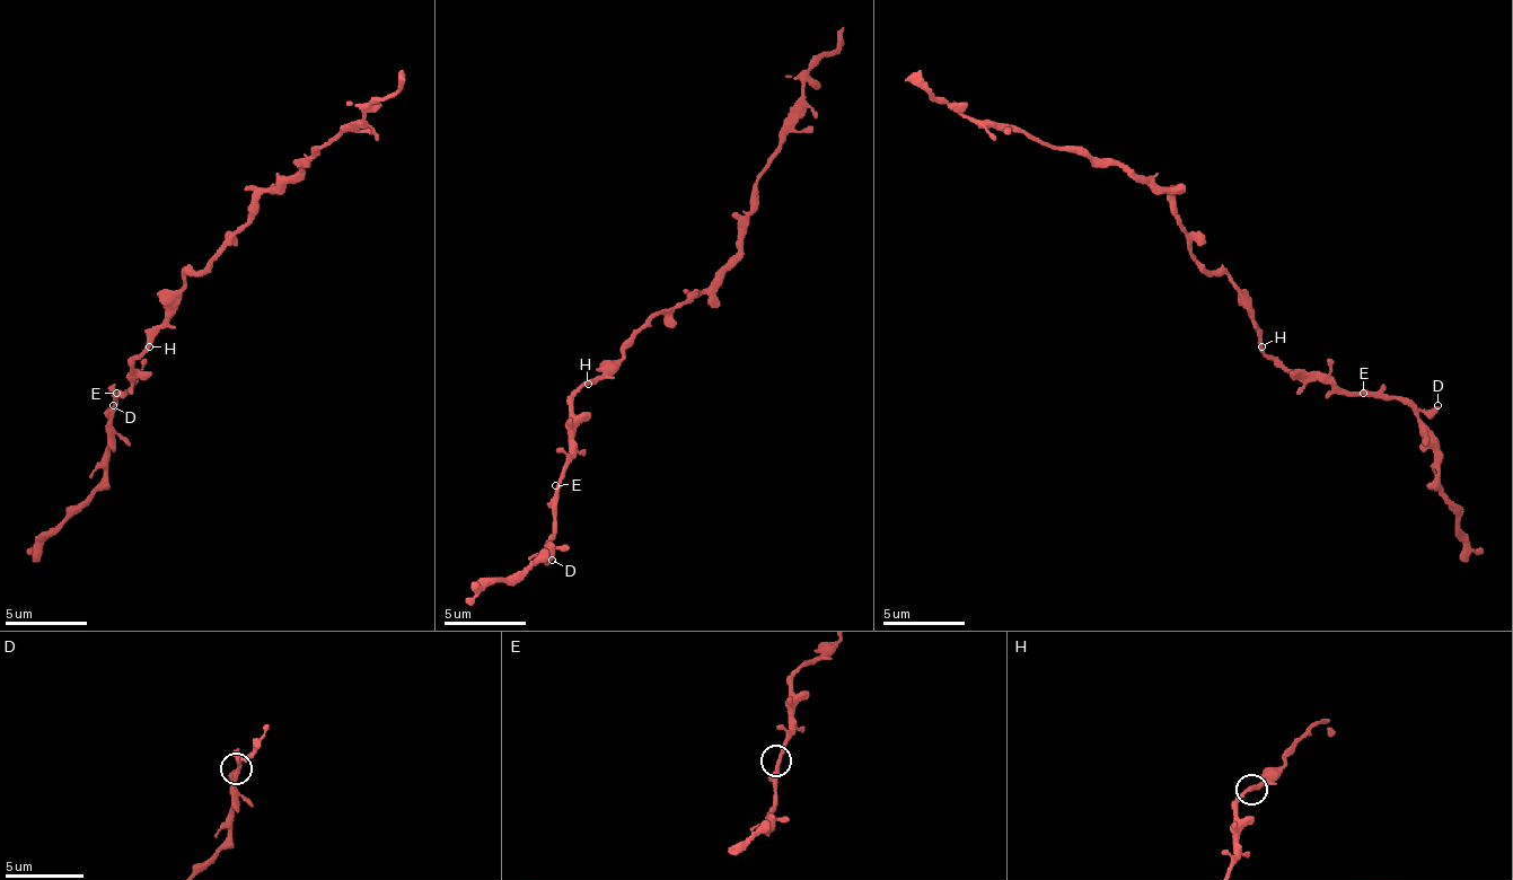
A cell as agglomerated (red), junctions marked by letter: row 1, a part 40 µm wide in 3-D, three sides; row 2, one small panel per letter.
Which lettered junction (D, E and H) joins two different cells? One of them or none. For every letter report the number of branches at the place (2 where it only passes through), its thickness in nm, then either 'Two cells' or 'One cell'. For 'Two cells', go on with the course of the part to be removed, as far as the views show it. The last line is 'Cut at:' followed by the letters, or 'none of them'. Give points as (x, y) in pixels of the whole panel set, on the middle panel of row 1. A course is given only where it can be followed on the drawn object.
D: Branches: 1. Thickness 400 nm. One cell
E: Branches: 2. Thickness 280 nm. One cell
H: Branches: 2. Thickness 280 nm. One cell
Cut at: none of them

